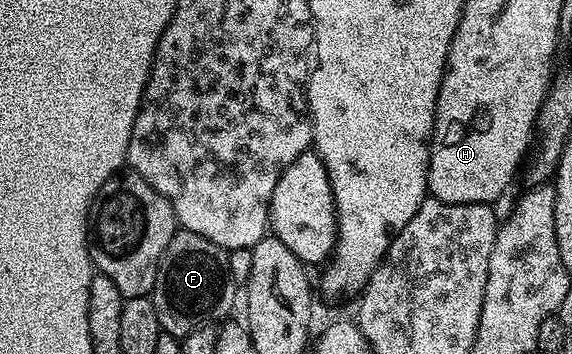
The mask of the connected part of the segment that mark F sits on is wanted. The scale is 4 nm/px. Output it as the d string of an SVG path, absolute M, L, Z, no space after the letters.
M175 231L158 265L158 281L152 293L156 318L165 335L181 338L197 328L225 321L231 315L236 285L230 278L226 257L227 253L208 238L195 232Z

